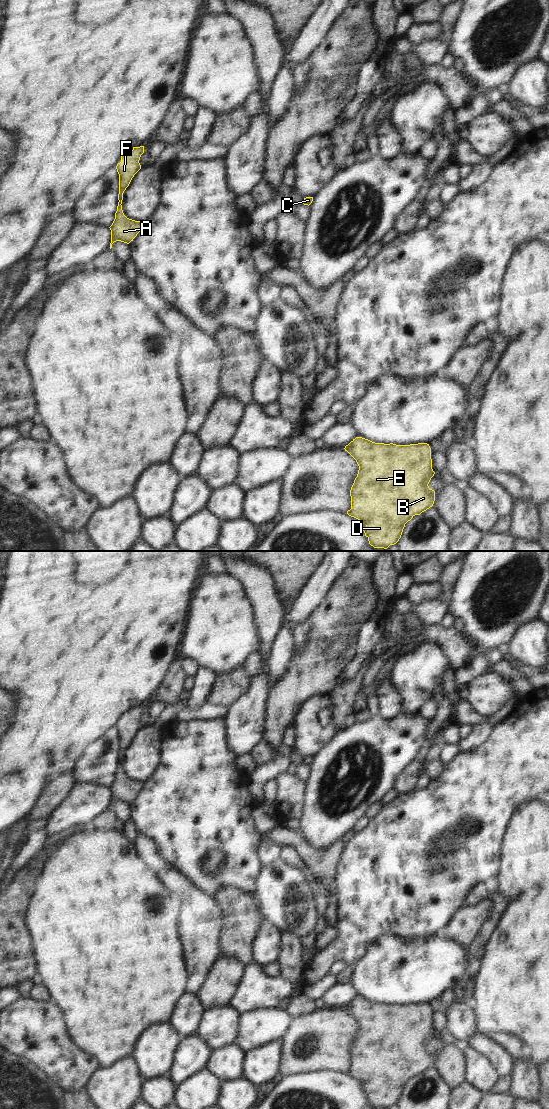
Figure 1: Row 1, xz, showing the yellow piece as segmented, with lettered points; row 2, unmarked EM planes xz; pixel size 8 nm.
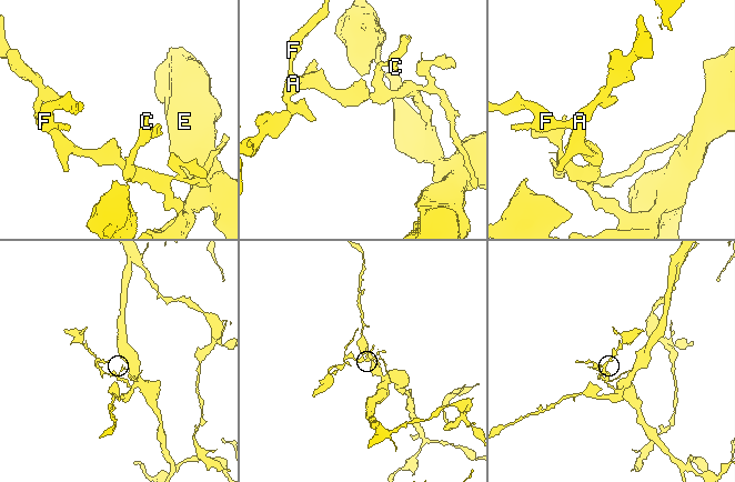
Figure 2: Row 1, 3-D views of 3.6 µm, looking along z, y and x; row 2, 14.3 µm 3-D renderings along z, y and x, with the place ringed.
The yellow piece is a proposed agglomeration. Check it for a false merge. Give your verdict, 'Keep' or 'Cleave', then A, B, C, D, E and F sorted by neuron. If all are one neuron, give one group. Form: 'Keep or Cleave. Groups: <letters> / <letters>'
Keep. Groups: A B C D E F.

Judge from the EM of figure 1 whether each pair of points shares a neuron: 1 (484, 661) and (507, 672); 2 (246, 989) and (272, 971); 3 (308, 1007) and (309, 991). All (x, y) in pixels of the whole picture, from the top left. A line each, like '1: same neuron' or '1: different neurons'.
1: different neurons
2: different neurons
3: different neurons

